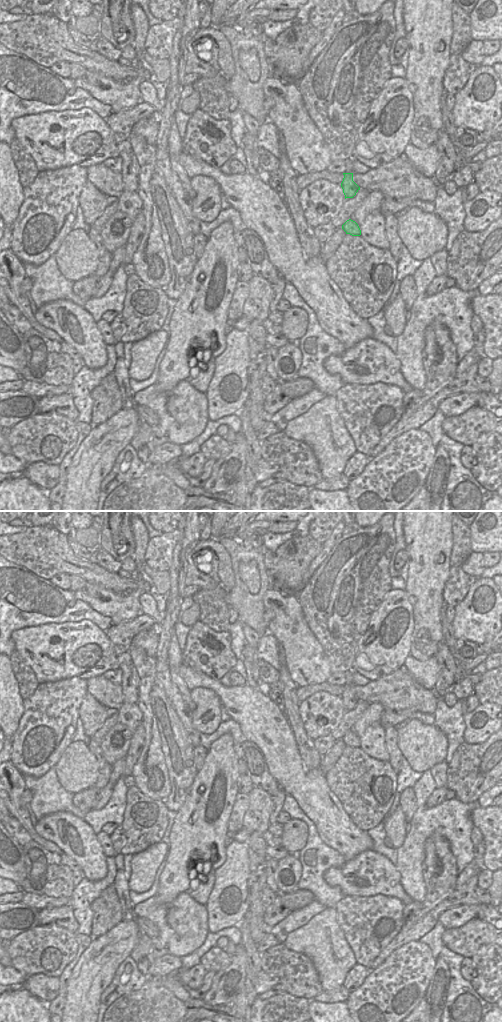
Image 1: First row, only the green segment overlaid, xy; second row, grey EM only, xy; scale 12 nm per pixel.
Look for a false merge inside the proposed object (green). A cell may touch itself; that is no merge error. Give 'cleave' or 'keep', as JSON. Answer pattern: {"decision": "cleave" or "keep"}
{"decision": "keep"}

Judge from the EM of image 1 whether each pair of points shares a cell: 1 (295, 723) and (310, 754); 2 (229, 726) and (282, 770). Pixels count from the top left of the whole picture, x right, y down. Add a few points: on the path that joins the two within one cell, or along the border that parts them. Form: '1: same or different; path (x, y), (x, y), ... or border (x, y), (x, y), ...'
1: same; path (298, 731), (305, 746)
2: different; border (232, 719), (246, 739)

